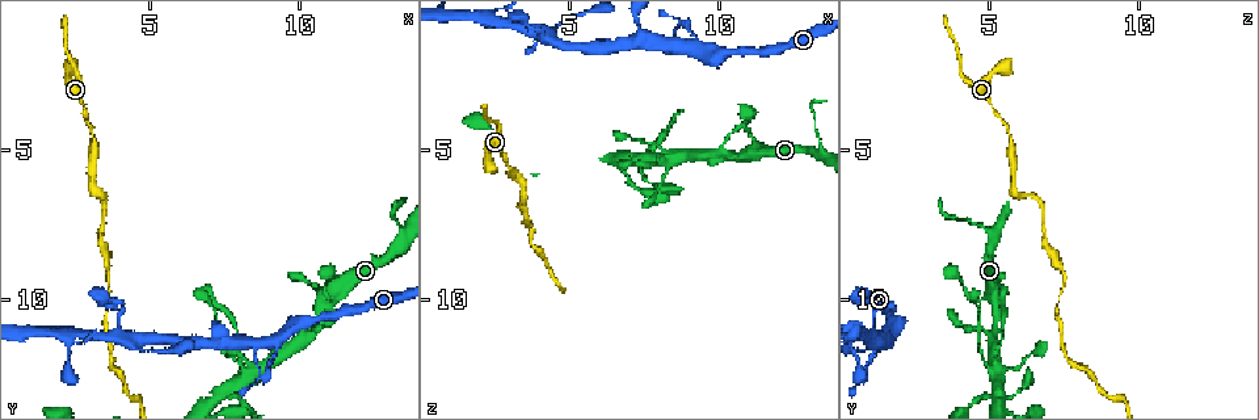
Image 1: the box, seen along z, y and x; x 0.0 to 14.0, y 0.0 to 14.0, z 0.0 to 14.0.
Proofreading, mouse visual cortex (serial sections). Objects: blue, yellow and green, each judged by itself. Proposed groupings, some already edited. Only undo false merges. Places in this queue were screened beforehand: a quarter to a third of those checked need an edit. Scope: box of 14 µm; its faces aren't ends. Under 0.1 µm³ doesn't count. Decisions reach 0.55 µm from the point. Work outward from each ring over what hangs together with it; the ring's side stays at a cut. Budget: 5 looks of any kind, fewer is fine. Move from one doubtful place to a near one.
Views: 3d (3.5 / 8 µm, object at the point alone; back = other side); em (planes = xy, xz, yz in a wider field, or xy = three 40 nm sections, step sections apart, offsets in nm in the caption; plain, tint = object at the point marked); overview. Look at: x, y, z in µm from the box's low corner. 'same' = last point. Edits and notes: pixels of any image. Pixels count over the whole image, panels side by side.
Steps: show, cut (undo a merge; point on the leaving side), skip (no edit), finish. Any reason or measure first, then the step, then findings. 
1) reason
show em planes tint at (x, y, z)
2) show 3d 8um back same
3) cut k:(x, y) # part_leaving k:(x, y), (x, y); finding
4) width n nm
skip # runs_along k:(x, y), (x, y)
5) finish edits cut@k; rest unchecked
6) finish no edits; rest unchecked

four-way junction
show 3d 8um at (7.4, 13.1, 5.4)

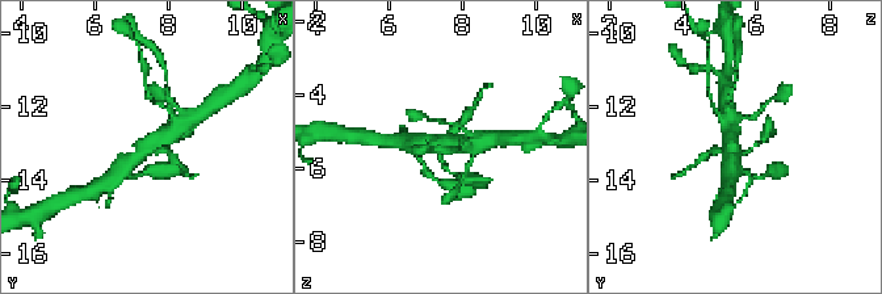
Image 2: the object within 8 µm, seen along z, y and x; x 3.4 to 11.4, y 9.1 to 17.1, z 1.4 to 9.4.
closer look
show 3d 3.5um at (7.3, 13.2, 5.3)

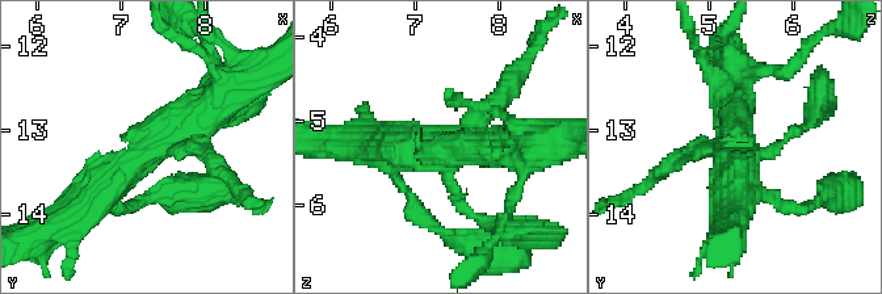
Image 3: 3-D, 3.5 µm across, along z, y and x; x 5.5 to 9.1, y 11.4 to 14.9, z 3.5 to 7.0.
skip # runs_along 3:(225, 96), (124, 164), (100, 197); continuous, no second cell

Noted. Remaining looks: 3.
abrupt turn
show 3d 3.5um at (4.2, 10.1, 1.0)

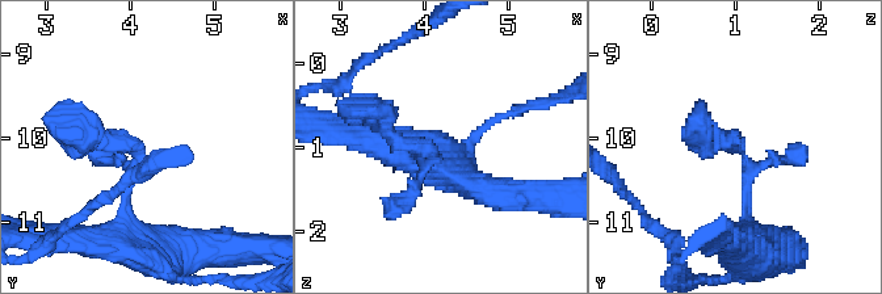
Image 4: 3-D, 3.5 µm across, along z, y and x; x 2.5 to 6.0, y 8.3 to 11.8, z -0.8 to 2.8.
show em xy step 5 plain at (4.10, 10.20, 1.10)

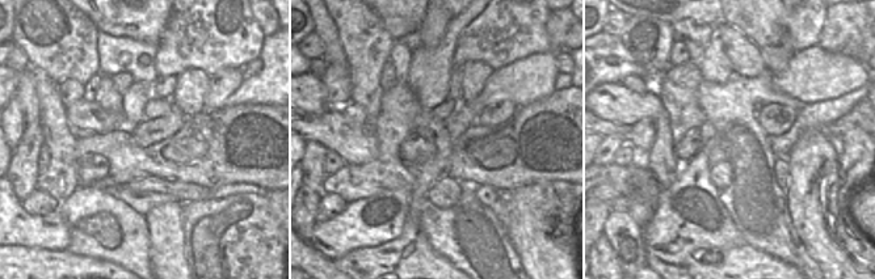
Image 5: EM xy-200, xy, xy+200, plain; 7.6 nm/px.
show em xy step 5 tint same

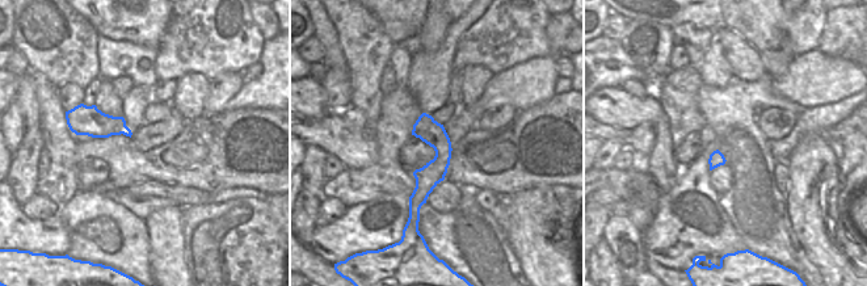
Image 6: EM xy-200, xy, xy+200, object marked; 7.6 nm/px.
skip # continuous, no second cell

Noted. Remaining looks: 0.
finish no edits; rest unchecked

